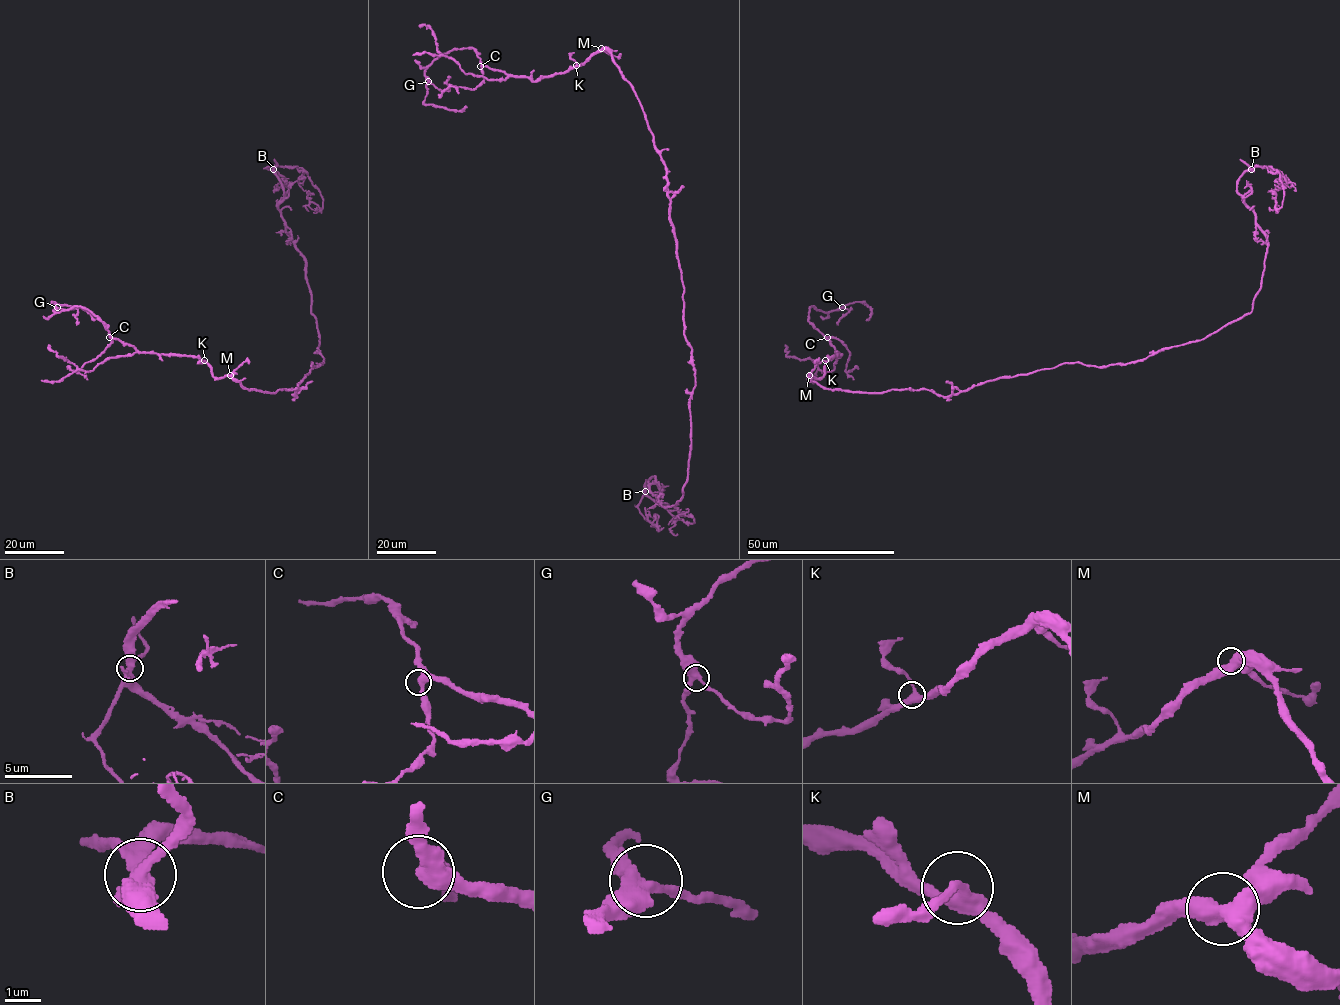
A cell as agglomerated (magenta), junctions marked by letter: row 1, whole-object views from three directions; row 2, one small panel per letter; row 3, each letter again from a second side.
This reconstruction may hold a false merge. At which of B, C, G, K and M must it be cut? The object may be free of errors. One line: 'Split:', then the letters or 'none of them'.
Split: none of them

